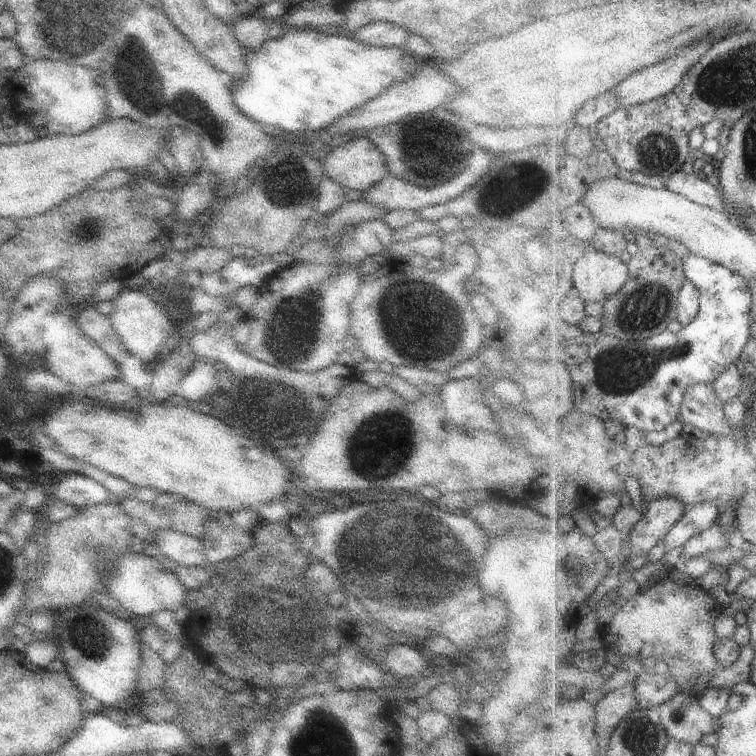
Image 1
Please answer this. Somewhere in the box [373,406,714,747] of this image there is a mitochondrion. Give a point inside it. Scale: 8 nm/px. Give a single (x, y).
(676, 716)

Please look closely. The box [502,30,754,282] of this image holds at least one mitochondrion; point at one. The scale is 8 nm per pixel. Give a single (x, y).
(658, 153)

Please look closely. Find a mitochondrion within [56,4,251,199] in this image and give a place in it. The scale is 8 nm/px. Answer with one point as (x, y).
(138, 78)

